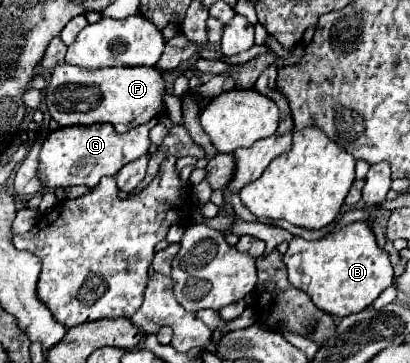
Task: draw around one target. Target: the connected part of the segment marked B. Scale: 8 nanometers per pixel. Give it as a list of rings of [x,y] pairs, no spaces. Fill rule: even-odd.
[[[364,221],[342,227],[318,241],[294,237],[284,253],[284,263],[288,267],[290,283],[304,291],[318,309],[338,319],[370,307],[372,301],[394,281],[390,255],[378,245],[372,229]]]

